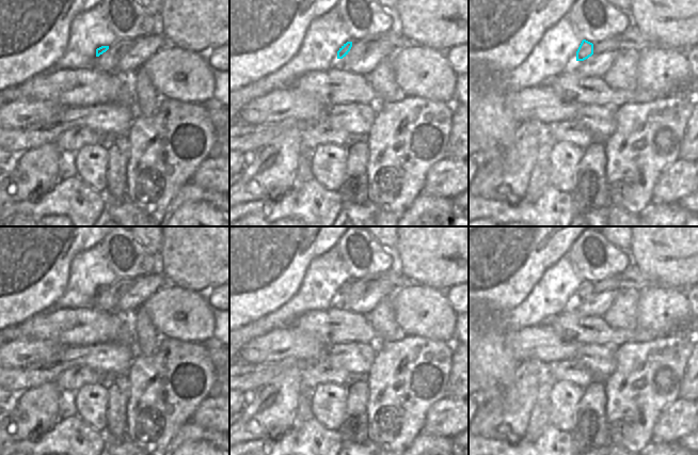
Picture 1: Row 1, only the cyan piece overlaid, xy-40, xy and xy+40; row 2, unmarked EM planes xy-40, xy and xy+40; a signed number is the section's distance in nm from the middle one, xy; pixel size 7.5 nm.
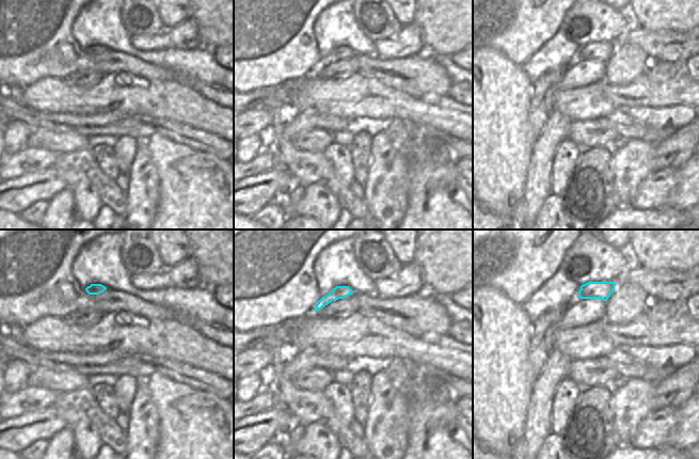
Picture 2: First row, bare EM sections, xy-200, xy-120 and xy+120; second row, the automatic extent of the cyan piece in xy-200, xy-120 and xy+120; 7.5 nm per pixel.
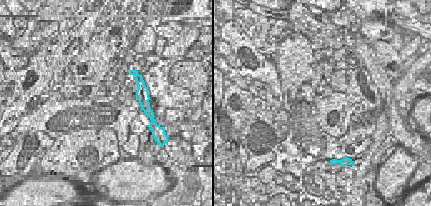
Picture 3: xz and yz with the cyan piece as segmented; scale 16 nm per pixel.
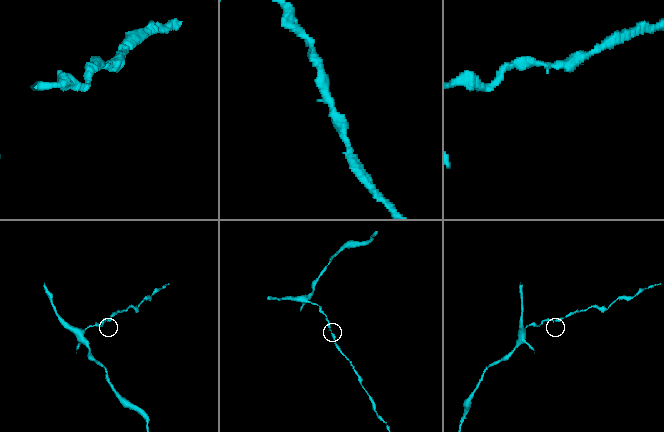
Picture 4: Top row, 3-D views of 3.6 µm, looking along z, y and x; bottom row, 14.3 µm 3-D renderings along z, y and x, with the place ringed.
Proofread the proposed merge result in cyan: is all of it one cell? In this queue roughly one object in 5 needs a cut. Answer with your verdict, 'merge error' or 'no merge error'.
no merge error

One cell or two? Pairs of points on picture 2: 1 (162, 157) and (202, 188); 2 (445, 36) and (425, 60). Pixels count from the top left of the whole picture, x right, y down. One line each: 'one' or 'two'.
1: one
2: two

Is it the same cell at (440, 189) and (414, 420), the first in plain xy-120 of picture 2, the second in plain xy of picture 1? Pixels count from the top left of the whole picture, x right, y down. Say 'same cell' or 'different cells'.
different cells

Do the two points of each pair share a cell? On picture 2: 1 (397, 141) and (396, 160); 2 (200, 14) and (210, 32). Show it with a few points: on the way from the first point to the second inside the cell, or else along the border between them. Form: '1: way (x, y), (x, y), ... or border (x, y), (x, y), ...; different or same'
1: border (381, 128), (394, 146), (401, 146), (408, 143); different
2: way (204, 18), (210, 25), (210, 28); same

